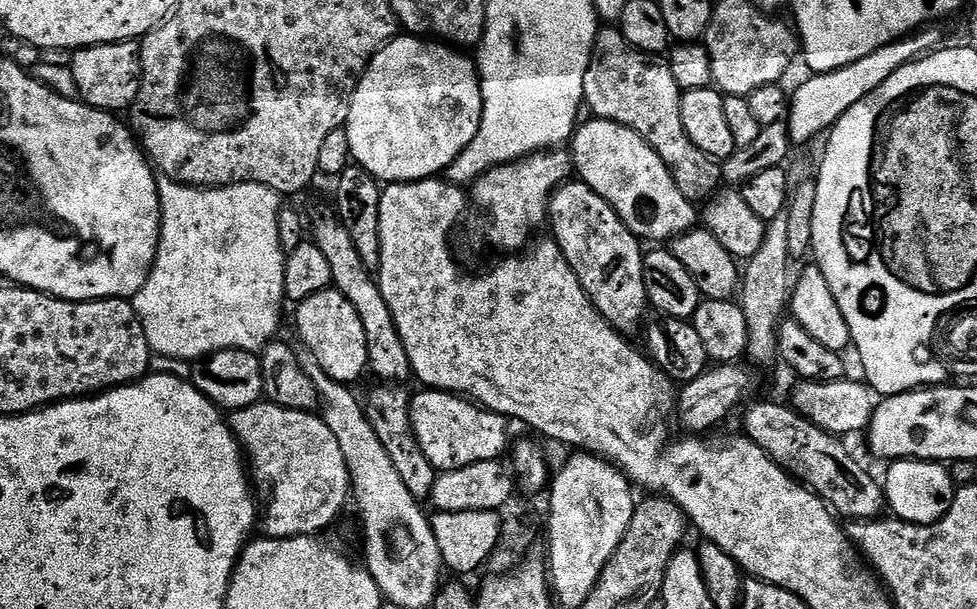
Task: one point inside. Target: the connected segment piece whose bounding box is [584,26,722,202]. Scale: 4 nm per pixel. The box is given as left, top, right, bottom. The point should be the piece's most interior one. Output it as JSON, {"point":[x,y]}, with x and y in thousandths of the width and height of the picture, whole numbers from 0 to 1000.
{"point":[650,146]}

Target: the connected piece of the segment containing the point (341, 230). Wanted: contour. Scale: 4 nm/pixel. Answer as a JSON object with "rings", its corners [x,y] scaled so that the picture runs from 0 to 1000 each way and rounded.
{"rings":[[[339,340],[336,342],[323,342],[319,348],[319,365],[317,358],[318,399],[323,401],[325,411],[330,411],[330,419],[334,422],[334,430],[338,430],[343,478],[350,481],[354,496],[358,496],[358,502],[362,502],[362,509],[366,509],[366,522],[371,522],[371,542],[375,542],[375,575],[380,616],[385,616],[386,626],[396,627],[402,634],[408,632],[414,627],[414,622],[422,617],[422,603],[420,588],[416,588],[416,568],[411,568],[407,535],[403,535],[403,516],[399,509],[399,502],[395,502],[395,489],[391,489],[391,476],[382,442],[377,440],[375,430],[371,430],[371,417],[366,417],[366,409],[362,404],[362,391],[358,391],[358,378],[354,378],[354,371],[349,365],[345,350]]]}

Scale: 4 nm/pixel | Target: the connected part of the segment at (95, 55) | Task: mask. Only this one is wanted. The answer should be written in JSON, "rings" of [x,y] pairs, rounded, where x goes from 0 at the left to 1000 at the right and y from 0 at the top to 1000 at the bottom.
{"rings":[[[137,66],[121,72],[97,72],[74,87],[74,122],[79,136],[81,163],[91,177],[116,187],[130,186],[139,167],[143,146],[143,76]]]}

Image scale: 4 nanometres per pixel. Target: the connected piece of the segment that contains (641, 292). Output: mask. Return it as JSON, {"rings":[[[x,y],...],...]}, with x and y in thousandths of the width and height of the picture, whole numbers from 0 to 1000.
{"rings":[[[578,299],[565,317],[561,353],[564,386],[616,522],[636,548],[653,544],[655,530],[657,539],[659,511],[665,506],[659,461],[661,414],[637,358],[604,305],[593,299]]]}

